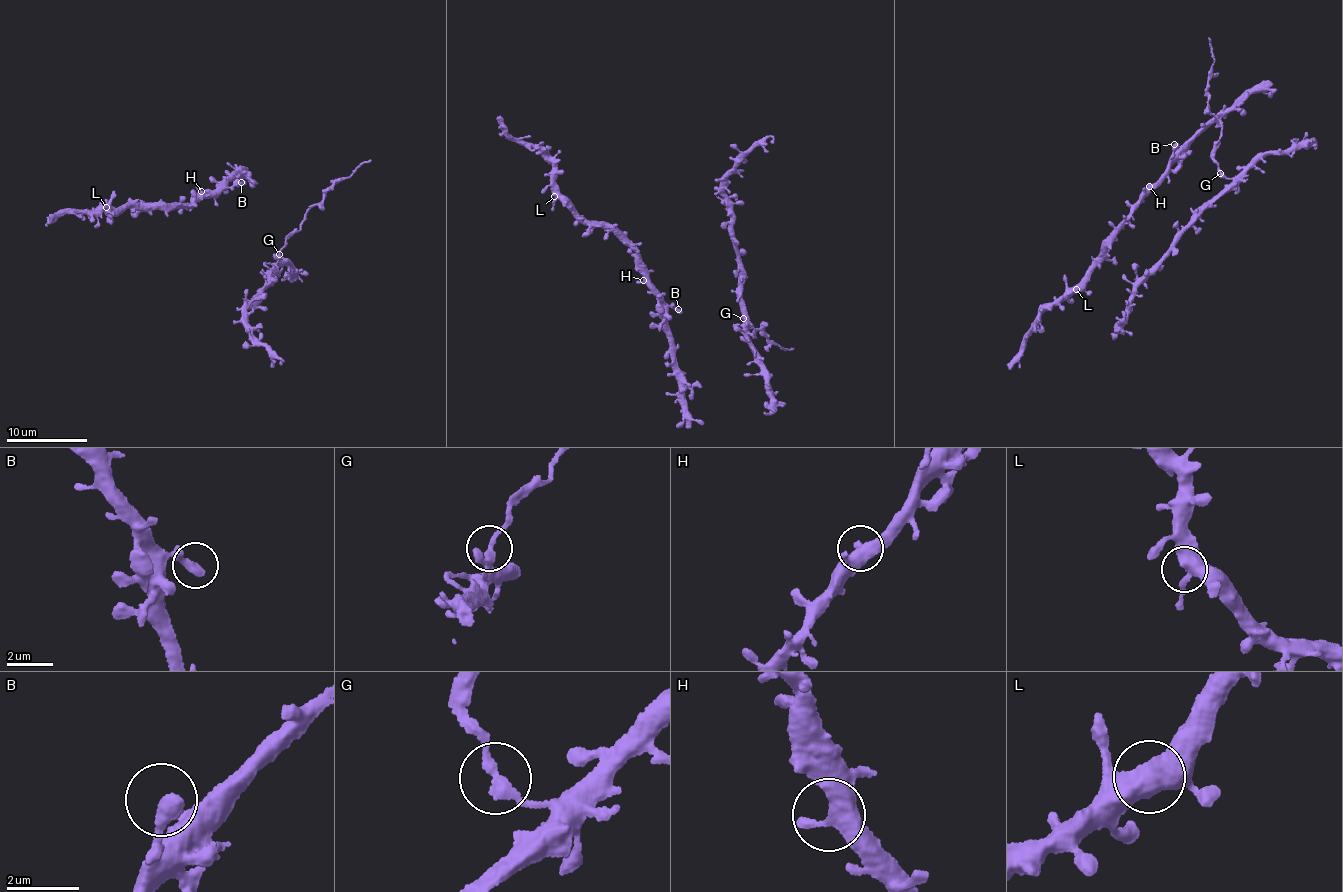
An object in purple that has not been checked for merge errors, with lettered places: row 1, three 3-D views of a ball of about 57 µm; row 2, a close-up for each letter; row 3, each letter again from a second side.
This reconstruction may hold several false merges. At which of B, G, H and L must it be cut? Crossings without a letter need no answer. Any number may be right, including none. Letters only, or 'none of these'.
G

